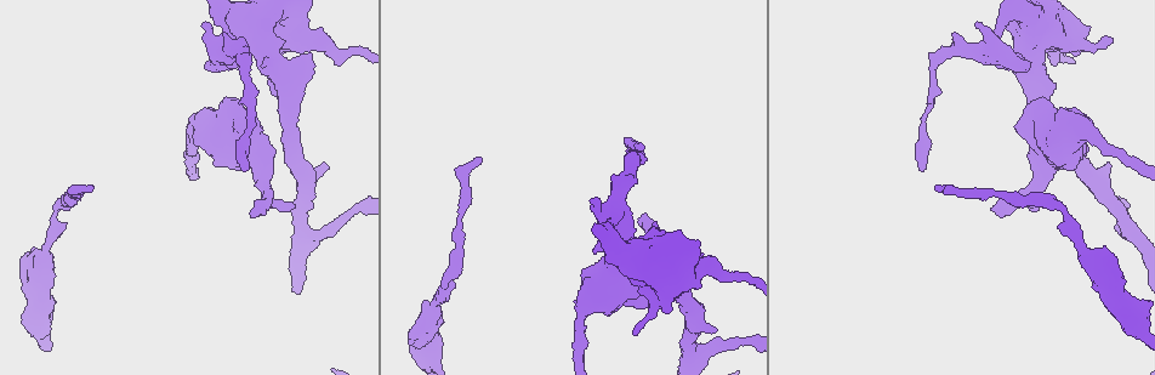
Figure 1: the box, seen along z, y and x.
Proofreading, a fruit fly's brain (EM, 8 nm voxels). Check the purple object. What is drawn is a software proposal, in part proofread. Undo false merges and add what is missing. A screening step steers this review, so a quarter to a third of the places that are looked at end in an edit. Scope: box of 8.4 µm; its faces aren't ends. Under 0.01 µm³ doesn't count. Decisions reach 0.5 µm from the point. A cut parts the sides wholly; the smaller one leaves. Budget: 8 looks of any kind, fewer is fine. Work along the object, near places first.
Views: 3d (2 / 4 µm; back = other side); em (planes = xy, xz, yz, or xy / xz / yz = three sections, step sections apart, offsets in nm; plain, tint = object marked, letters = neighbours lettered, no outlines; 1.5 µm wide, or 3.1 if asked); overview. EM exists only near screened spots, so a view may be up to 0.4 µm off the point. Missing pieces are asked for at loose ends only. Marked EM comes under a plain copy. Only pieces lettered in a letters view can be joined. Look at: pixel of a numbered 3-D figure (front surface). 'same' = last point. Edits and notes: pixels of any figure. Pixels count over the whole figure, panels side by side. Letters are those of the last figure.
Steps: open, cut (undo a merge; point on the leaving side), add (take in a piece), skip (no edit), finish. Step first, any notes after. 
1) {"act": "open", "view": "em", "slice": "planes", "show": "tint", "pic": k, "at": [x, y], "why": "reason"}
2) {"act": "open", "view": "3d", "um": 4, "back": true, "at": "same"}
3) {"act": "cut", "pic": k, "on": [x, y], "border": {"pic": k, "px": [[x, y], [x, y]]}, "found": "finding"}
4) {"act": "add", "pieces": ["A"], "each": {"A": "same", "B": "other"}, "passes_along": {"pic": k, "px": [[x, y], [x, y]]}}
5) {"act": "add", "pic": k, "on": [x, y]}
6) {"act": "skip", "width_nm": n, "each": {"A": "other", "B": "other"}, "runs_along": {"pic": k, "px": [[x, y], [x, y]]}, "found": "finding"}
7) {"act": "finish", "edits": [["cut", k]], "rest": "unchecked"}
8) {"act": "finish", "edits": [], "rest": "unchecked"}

{"act": "open", "view": "em", "slice": "planes", "show": "letters", "pic": 1, "at": [633, 333], "why": "an open end"}

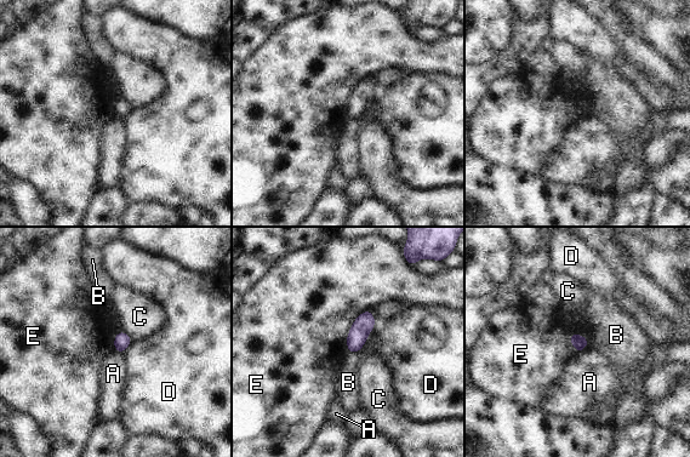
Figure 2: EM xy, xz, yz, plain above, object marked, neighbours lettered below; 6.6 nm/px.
{"act": "skip", "width_nm": 100, "longest_contact_nm": ["E", 320], "each": {"A": "other", "B": "other", "C": "other", "D": "other", "E": "other"}, "found": "no lettered piece goes on from it"}

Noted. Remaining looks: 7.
{"act": "open", "view": "em", "slice": "planes", "show": "letters", "pic": 1, "at": [978, 24], "why": "branch stops here"}

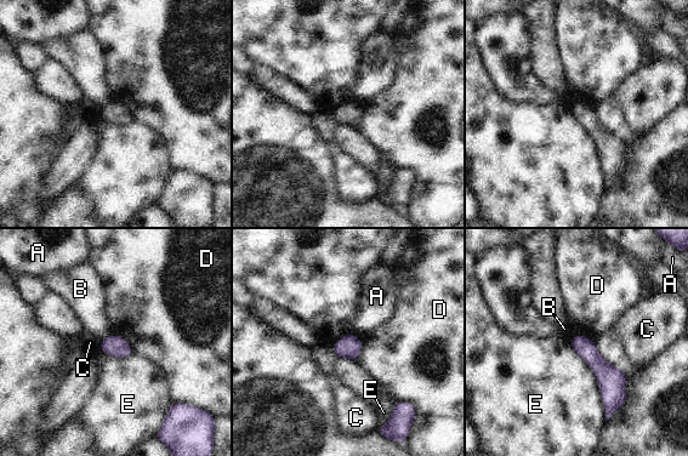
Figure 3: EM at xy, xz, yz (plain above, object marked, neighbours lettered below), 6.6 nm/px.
{"act": "skip", "width_nm": 130, "each": {"A": "other", "B": "other", "C": "other", "D": "other", "E": "other"}, "runs_along": {"pic": 3, "px": [[576, 338], [609, 377], [609, 411]]}, "found": "none of them fits"}

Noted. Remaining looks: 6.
{"act": "open", "view": "3d", "um": 4, "back": true, "pic": 1, "at": [252, 215], "why": "free end"}

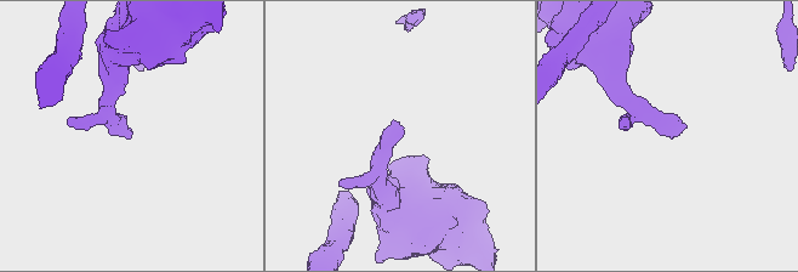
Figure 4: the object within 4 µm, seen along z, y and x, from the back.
{"act": "open", "view": "em", "slice": "planes", "show": "letters", "pic": 4, "at": [131, 131]}

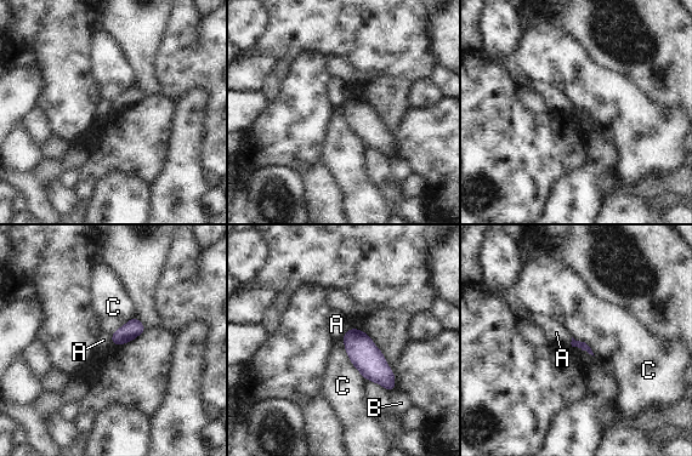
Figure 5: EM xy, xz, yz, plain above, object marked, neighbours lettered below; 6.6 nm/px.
{"act": "skip", "longest_contact_nm": ["C", 340], "each": {"A": "other", "B": "other", "C": "other"}, "border": {"pic": 5, "px": [[341, 337], [347, 358], [367, 380]]}, "found": "no lettered piece goes on from it"}

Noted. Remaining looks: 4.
{"act": "finish", "edits": [], "rest": "unchecked"}

